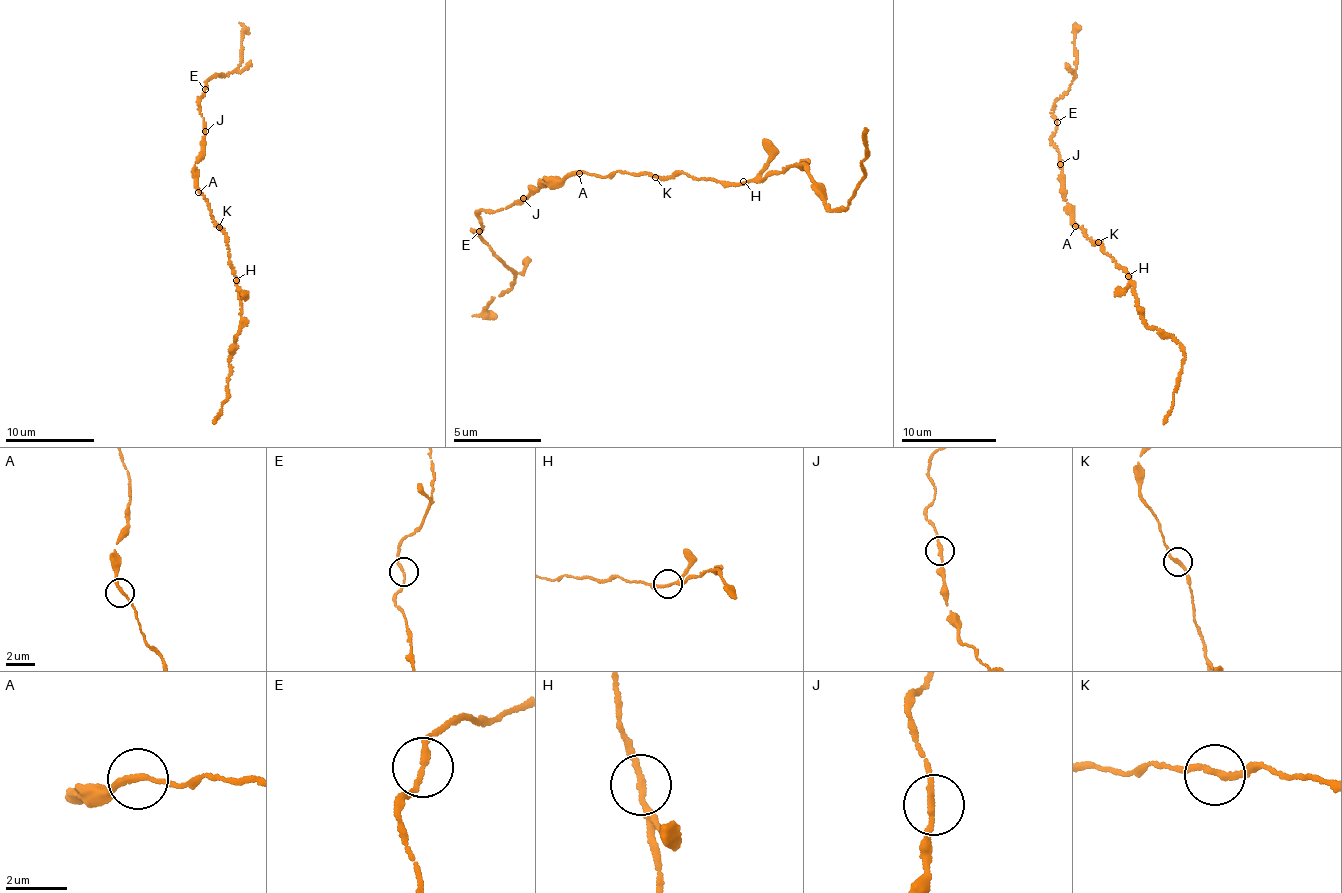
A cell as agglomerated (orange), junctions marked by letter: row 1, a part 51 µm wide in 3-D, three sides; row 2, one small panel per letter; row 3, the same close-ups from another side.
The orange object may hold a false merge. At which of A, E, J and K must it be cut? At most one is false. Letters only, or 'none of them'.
none of them

